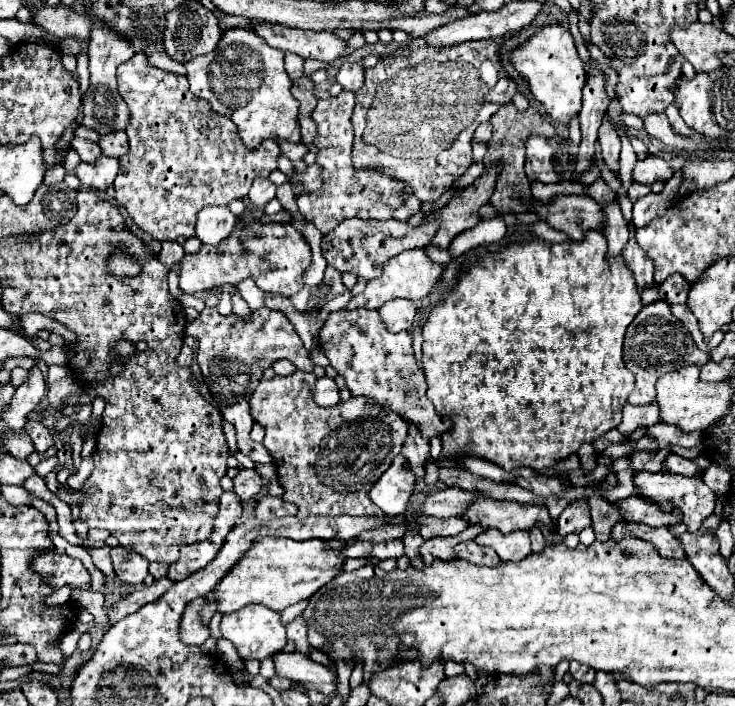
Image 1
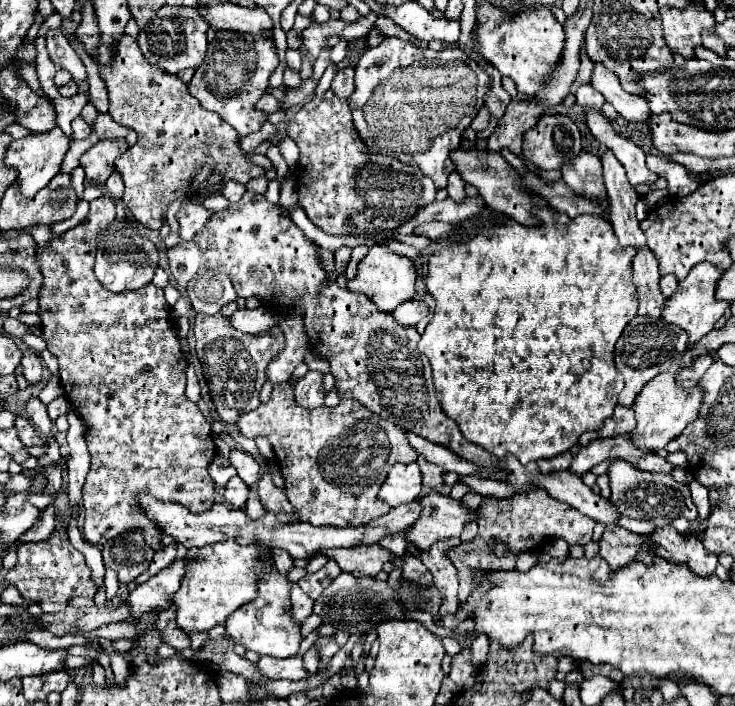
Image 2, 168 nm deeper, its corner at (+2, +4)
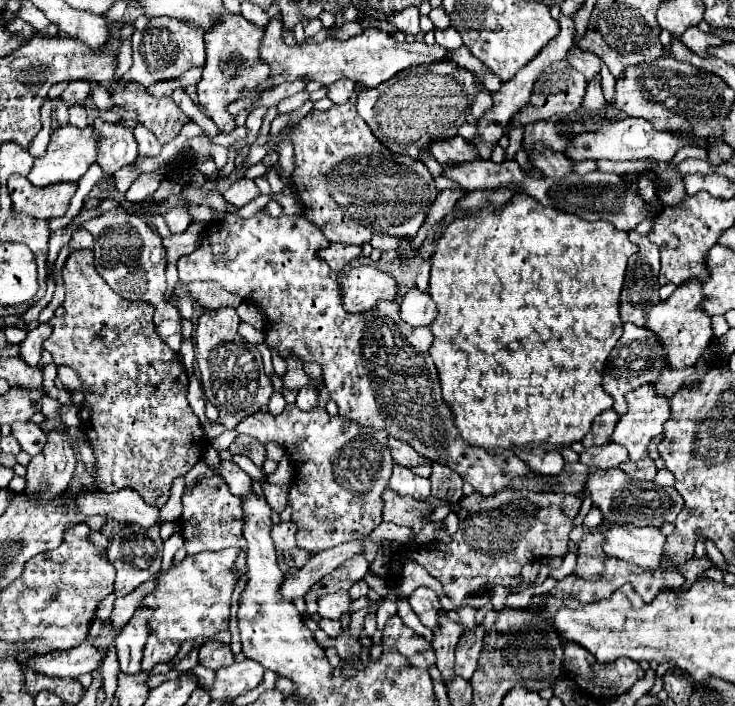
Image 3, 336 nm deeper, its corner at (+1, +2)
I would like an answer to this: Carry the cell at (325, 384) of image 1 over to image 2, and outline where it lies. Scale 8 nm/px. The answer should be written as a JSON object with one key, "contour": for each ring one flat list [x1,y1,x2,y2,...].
{"contour":[[308,372,306,376,302,376,296,382,294,396,296,396,296,402,300,406,304,406,304,408,318,408,318,406,322,406,324,398,326,398,322,374,320,372]]}

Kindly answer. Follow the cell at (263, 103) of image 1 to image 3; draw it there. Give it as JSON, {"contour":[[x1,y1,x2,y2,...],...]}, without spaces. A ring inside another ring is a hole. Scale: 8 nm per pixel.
{"contour":[[226,9,218,15,215,26,203,36,205,40,206,63,203,78,197,84,197,94,201,104,211,114,211,120,221,132,231,132,233,118,227,112,227,106,235,102,243,90,251,90,269,76,269,66,259,60,259,38,263,30,244,19,240,14,233,14],[249,32,249,34,245,34],[239,74,239,76,235,76]]}

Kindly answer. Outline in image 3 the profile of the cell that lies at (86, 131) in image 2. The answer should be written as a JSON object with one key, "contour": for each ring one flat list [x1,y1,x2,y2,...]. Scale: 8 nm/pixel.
{"contour":[[71,104,69,106,69,124,77,126,77,128,85,128,87,126,87,112,83,106,79,104]]}

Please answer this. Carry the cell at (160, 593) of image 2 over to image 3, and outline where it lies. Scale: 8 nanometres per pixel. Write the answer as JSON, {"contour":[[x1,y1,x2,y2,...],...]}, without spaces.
{"contour":[[147,608,135,610,135,616,121,630,121,634,115,638,119,666,121,666,121,672,125,672,125,674,137,674,139,672,143,646,145,646,147,636,149,636,147,620,151,614,153,614,153,610,147,610]]}

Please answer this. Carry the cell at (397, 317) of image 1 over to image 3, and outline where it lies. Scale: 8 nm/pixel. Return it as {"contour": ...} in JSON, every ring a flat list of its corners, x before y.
{"contour":[[413,288,401,298,401,318,409,326,431,326,435,316,437,316,437,306,431,300,429,292]]}

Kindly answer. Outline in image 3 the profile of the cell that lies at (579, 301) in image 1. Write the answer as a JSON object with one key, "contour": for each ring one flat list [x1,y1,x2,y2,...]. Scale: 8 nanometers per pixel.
{"contour":[[515,194,511,202,503,208,487,208,479,210,475,214,469,214,465,218,453,220,443,236,437,242,437,250,431,258,431,280,429,280,429,294,435,300,439,308,439,316,431,324,431,332,435,336,429,354,437,366,443,398,451,406,455,414,455,424,461,430,461,436,471,446,481,446,487,452,495,452,499,448,515,450,515,448,543,448,543,450,561,450,565,446,571,446,573,442,579,442,591,428,591,422,597,414,603,410,609,410,613,406,613,398,603,392,601,388,601,374,605,360,613,346,617,344,623,324,619,318,619,294,623,288,625,268,629,256,637,252,637,246,629,242,627,232,617,230,613,224,597,220,587,222,583,218,577,218,569,212,561,212,557,208,541,206,535,198,527,194]]}

